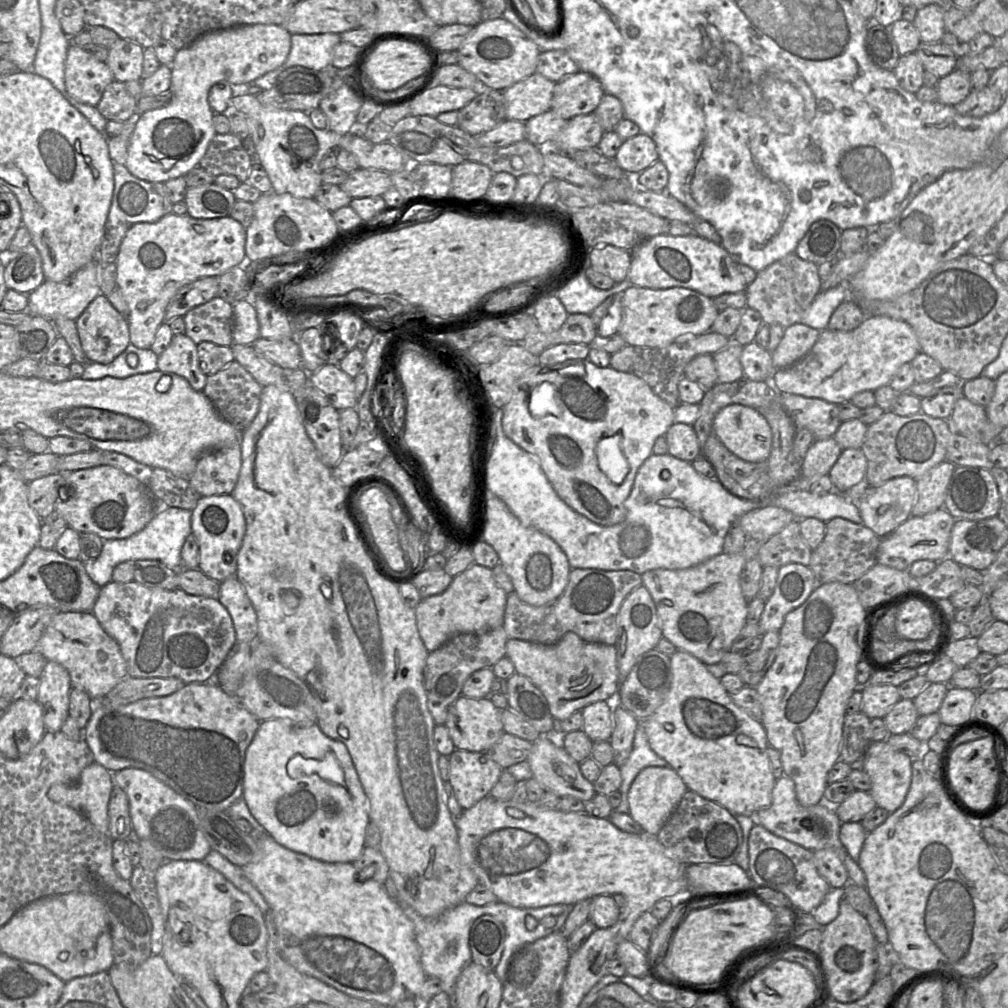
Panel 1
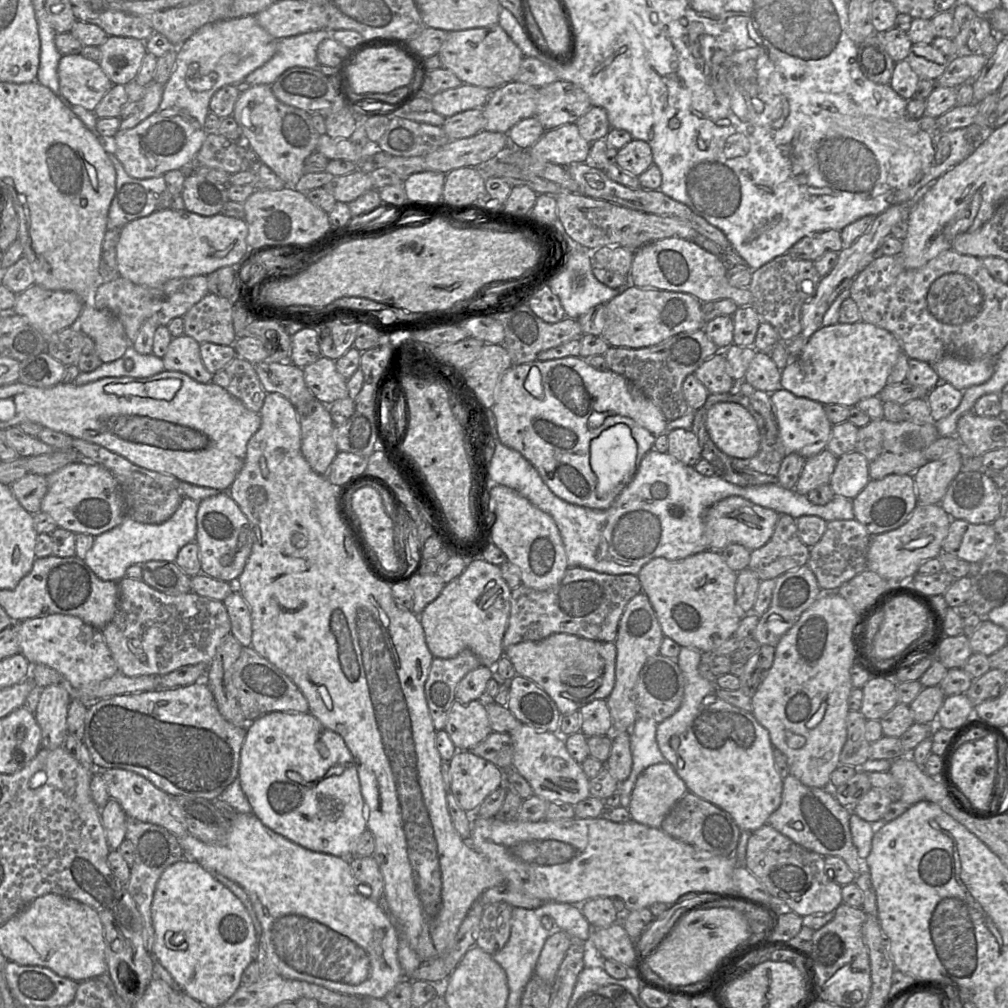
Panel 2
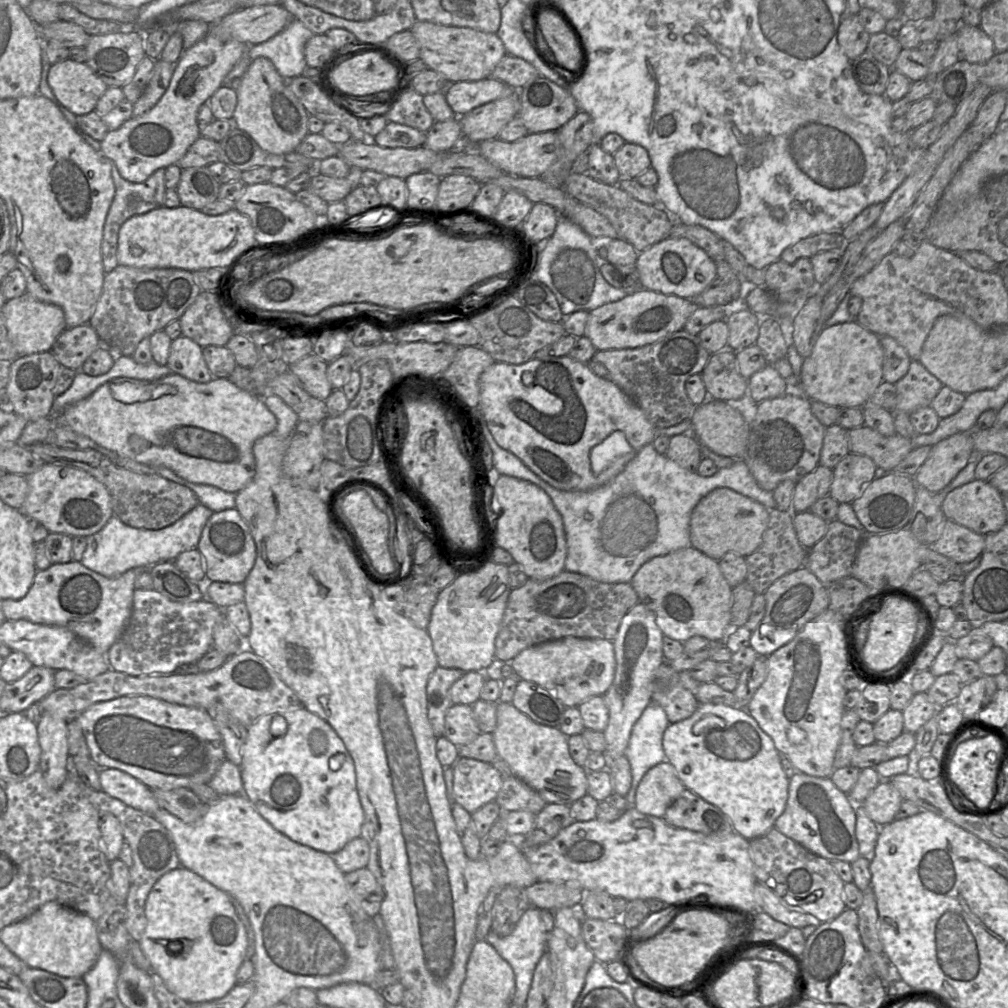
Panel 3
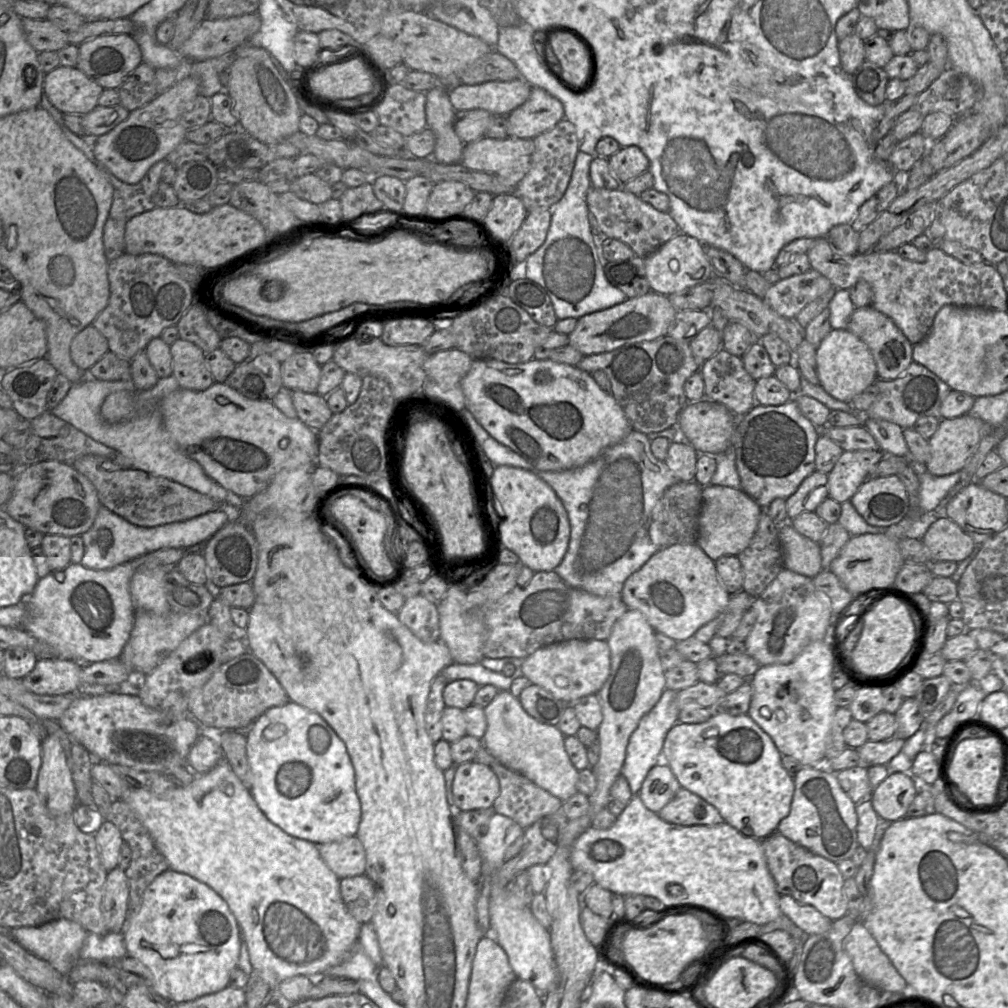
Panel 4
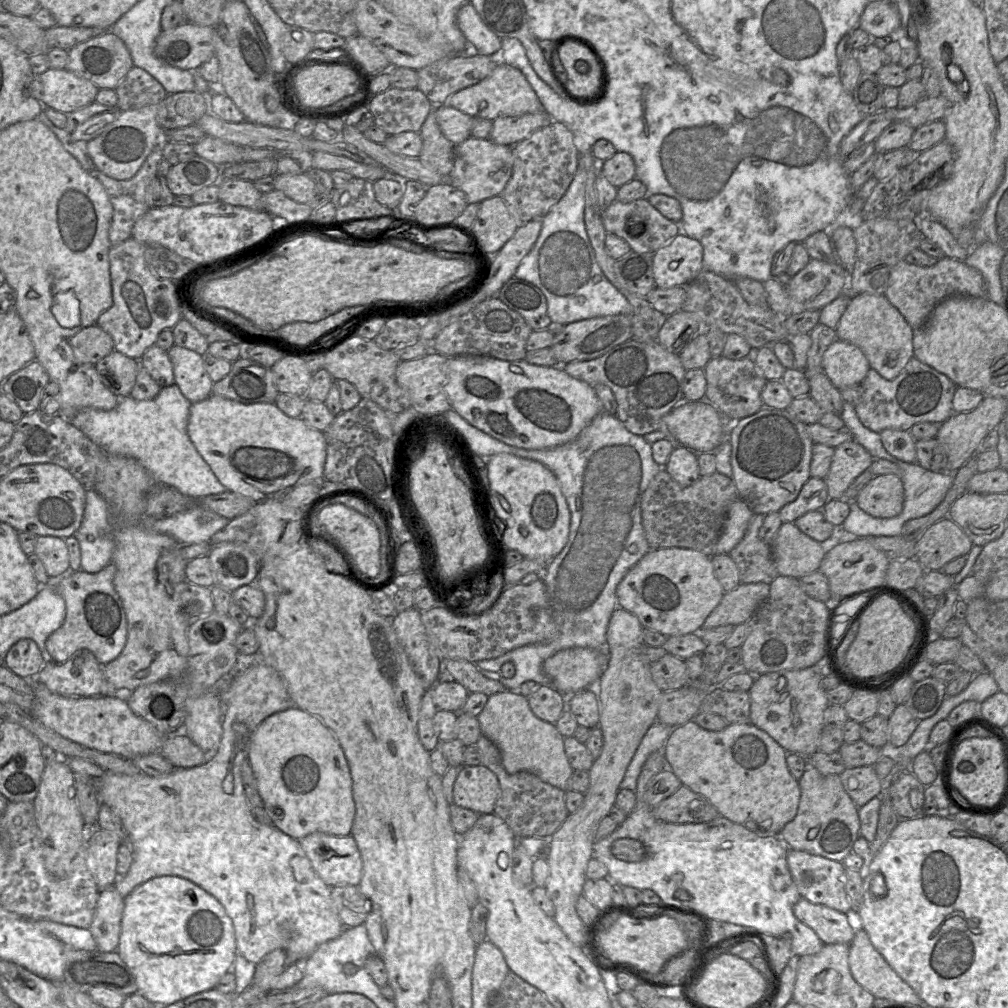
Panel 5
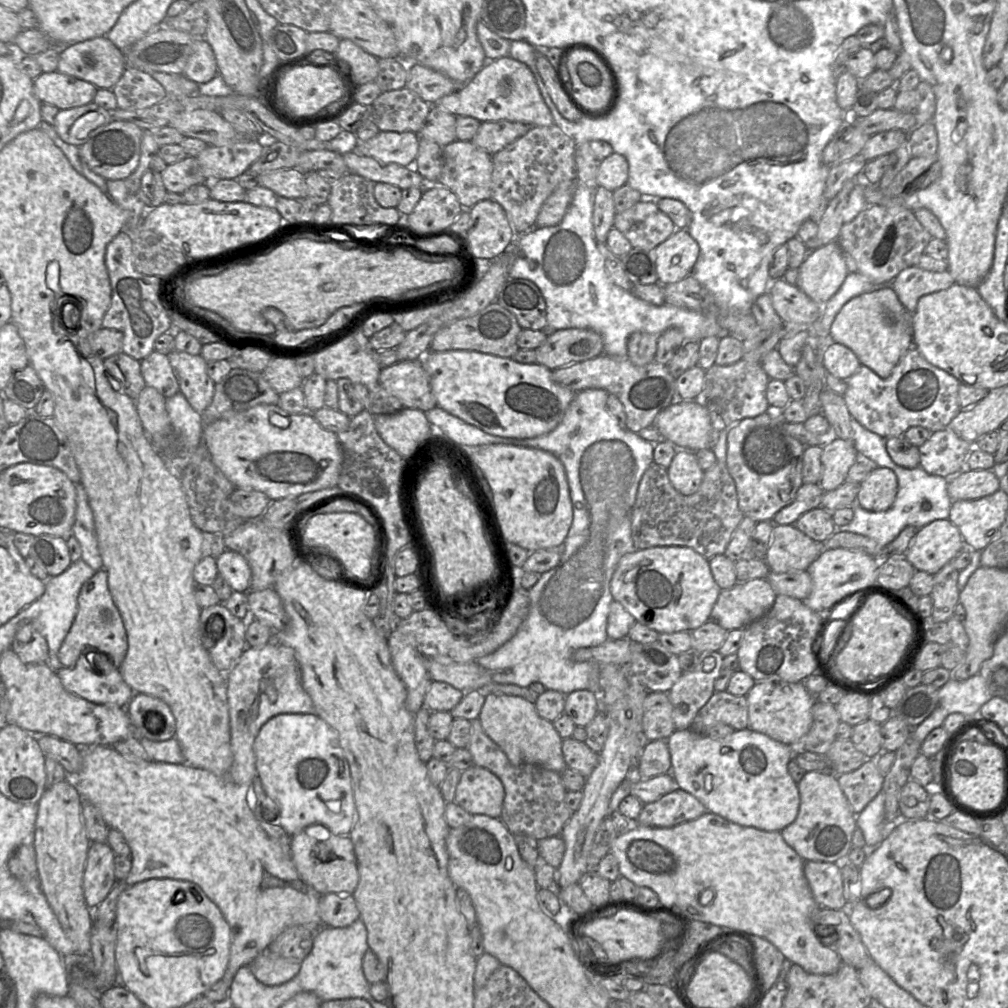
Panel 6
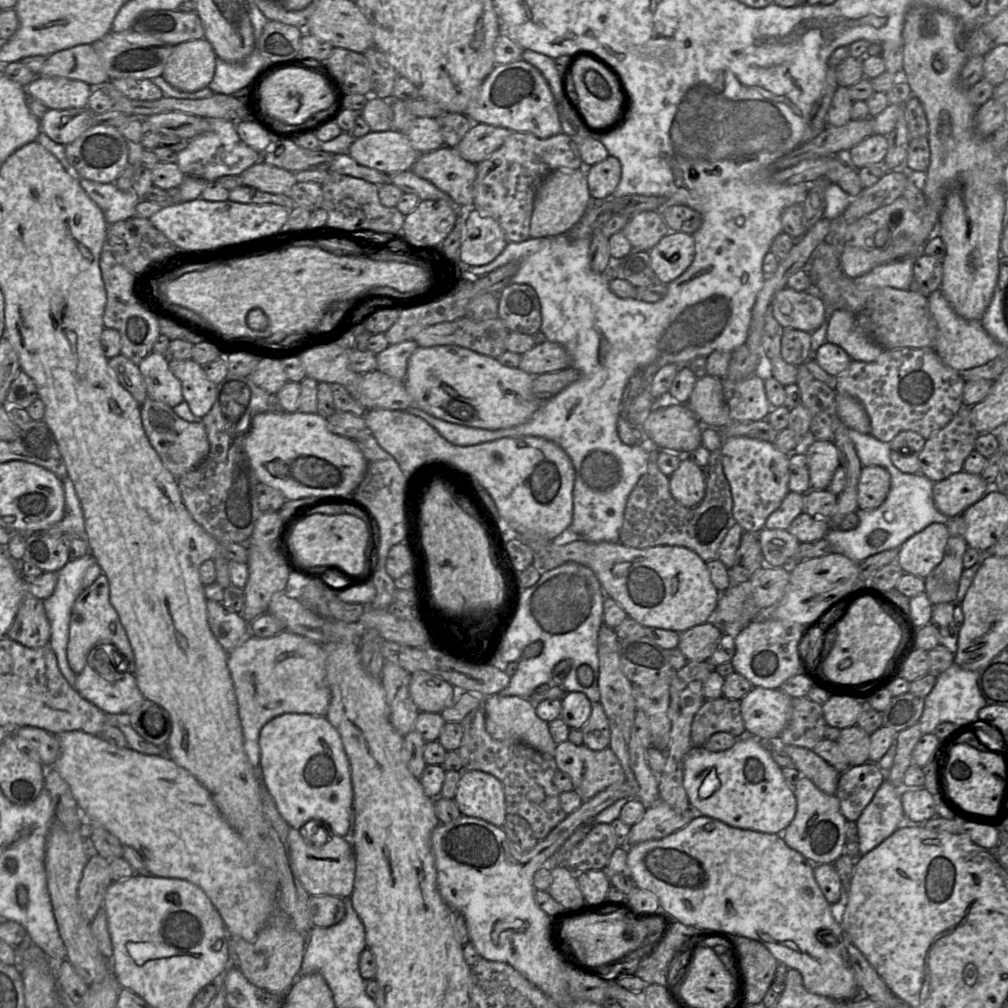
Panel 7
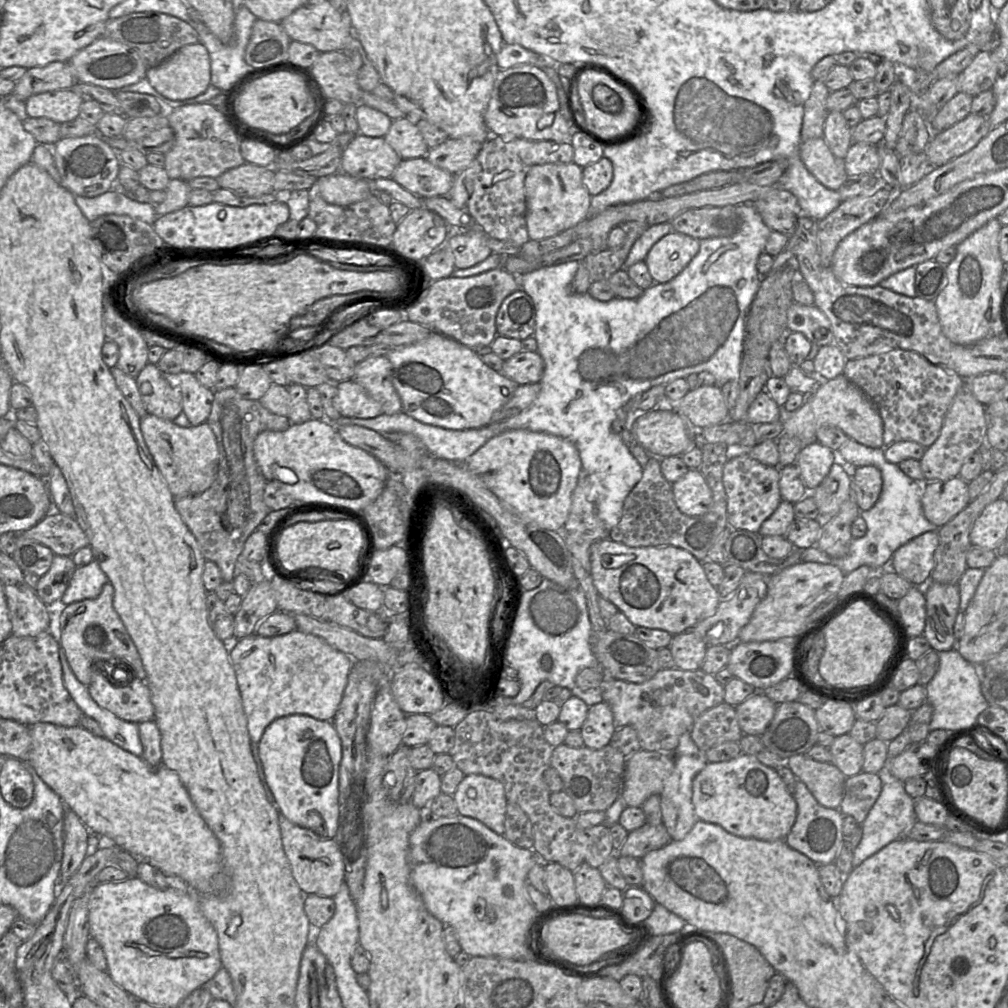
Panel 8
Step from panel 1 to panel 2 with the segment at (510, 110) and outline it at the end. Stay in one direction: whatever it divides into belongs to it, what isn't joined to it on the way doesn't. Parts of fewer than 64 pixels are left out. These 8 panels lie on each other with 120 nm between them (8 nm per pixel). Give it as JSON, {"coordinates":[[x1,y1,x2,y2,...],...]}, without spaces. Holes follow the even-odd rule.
{"coordinates":[[511,81,491,92,484,105,484,130,508,133,521,120,534,117,538,88]]}

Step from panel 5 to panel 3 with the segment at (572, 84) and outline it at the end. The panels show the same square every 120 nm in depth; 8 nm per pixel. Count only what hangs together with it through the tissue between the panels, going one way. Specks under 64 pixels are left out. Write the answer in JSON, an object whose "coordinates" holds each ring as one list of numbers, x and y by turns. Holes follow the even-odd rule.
{"coordinates":[[543,11,539,16,539,27,547,44,547,52,555,57,562,69,578,74,583,54,576,38,561,18,551,11]]}

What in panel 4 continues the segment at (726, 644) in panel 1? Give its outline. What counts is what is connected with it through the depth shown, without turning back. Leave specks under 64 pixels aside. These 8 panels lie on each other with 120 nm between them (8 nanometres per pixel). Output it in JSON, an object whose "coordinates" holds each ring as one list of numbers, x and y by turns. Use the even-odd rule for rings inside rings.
{"coordinates":[[696,543,673,544,655,554,624,582,621,599,628,609,644,614,655,632,685,640,725,612,730,594,722,585,713,561]]}

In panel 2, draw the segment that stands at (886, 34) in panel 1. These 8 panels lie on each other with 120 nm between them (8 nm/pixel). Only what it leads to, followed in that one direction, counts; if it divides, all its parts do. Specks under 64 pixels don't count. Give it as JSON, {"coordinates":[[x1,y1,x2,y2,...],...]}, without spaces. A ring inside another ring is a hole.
{"coordinates":[[873,33,858,45,857,62,861,73,876,84,889,84,896,63,883,44,882,33]]}

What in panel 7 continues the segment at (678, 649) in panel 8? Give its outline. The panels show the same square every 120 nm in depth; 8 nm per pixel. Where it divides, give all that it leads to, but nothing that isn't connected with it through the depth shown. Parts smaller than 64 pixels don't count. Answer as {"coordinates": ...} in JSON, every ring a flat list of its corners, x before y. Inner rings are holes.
{"coordinates":[[707,621,682,632,677,648,688,661,707,661,721,636,718,626]]}

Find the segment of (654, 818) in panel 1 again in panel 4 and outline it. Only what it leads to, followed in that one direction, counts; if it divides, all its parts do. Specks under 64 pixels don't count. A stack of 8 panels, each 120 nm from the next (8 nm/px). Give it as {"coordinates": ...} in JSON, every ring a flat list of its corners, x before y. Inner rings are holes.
{"coordinates":[[661,760,648,772,638,795,646,808,658,813,680,788,681,785,670,767]]}

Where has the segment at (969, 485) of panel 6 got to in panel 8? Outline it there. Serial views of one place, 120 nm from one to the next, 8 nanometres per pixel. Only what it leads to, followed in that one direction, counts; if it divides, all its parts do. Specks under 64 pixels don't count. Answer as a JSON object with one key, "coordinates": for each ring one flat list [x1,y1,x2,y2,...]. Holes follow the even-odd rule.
{"coordinates":[[960,476,923,483,921,504,925,518,937,527,949,522,970,502,968,483]]}

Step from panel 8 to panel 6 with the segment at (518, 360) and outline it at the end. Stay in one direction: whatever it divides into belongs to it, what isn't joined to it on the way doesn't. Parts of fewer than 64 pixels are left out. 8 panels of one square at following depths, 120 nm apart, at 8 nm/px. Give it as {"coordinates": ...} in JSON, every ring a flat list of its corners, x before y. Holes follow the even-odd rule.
{"coordinates":[[560,329,550,333,535,352,536,363,552,371,599,356,603,352,603,340,590,329]]}

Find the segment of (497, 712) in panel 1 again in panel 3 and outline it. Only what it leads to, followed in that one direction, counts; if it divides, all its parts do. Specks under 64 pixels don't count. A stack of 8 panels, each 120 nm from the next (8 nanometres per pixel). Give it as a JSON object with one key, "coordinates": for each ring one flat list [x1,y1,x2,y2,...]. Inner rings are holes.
{"coordinates":[[452,704,445,716,444,736,456,746,463,746,480,734,472,705]]}

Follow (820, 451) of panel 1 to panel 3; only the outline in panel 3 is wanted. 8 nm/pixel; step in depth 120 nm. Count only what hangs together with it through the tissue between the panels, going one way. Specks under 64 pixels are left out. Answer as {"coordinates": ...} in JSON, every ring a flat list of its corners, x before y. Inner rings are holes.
{"coordinates":[[818,465,795,485,791,512,799,513,810,510,811,506,830,492,833,469]]}

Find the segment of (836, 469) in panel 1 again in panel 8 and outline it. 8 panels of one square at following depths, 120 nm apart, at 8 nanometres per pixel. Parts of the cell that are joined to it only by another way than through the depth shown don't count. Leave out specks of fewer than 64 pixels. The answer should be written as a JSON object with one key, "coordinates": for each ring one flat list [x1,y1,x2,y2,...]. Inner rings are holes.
{"coordinates":[[814,441,803,447,794,464,799,468,807,490,814,490,825,479,837,460,837,452]]}

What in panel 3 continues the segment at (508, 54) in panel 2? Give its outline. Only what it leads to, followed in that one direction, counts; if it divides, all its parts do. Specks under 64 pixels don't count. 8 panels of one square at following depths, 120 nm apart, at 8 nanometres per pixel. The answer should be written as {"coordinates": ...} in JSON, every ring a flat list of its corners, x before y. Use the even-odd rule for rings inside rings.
{"coordinates":[[418,20,409,30,419,43,420,59,429,69,443,74,451,83,490,77,496,65,507,54,496,33]]}

